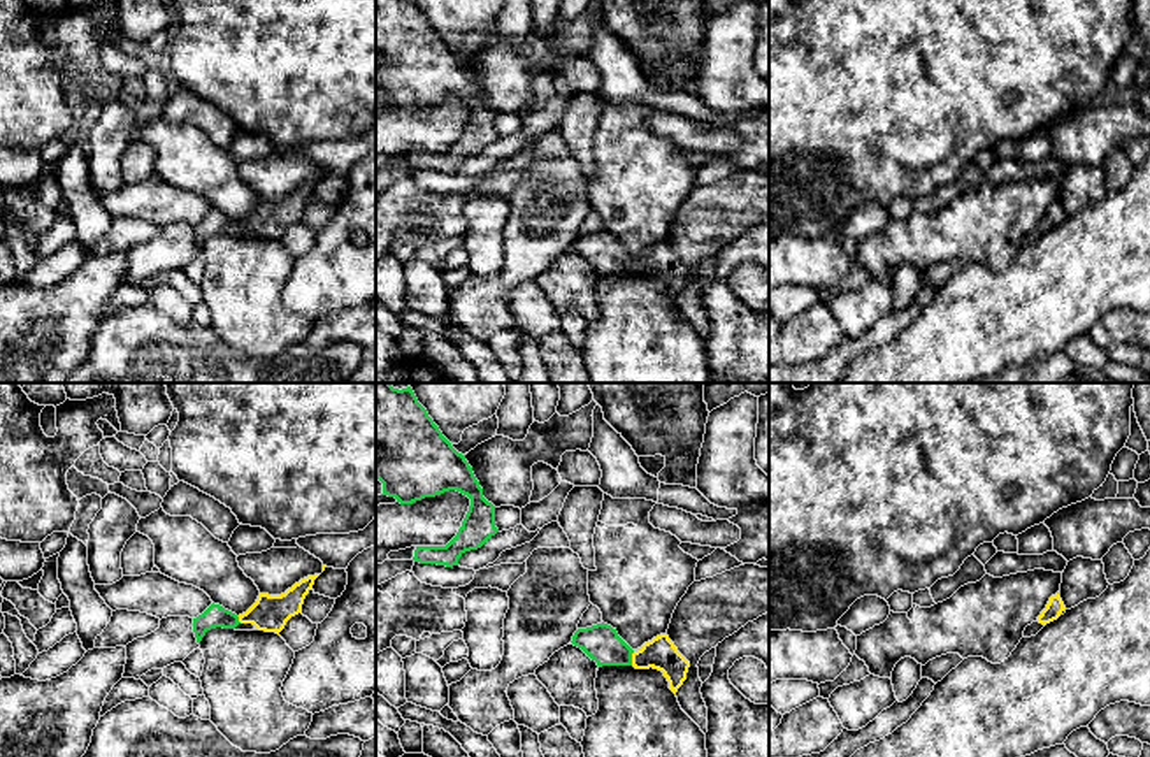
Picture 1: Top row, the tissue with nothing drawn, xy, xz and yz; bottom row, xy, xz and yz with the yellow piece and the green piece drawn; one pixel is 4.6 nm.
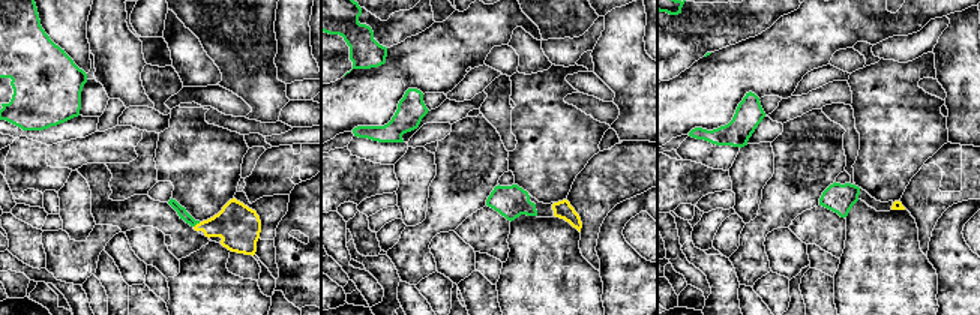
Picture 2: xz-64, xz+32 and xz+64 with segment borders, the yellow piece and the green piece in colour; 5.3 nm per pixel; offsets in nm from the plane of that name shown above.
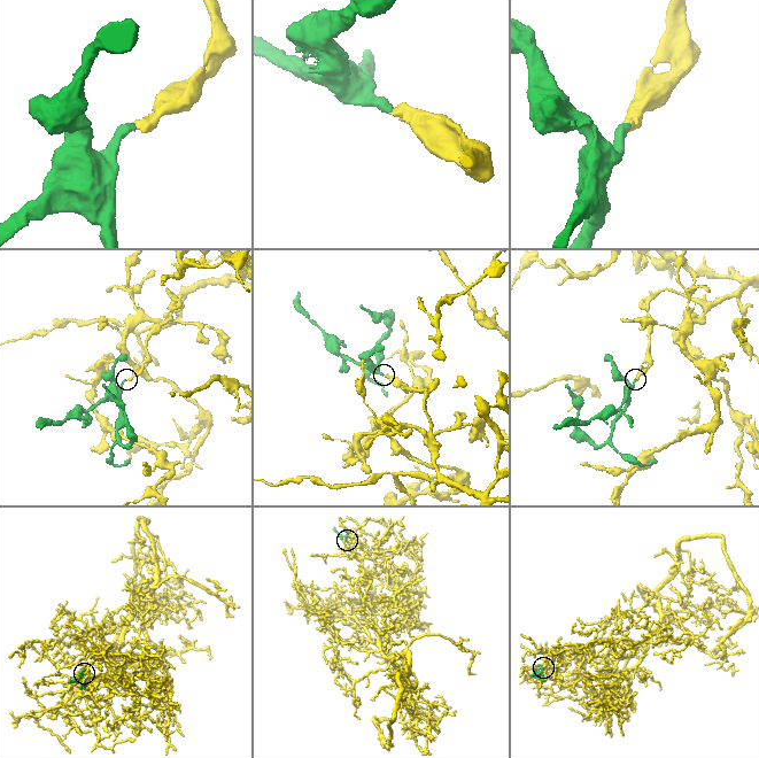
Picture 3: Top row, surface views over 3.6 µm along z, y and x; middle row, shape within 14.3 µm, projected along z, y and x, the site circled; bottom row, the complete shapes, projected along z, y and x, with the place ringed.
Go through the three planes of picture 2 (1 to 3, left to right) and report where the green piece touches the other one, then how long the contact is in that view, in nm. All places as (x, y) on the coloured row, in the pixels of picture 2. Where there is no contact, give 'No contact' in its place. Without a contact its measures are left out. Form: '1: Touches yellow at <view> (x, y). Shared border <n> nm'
1: Touches yellow at xz-64 (197, 224). Shared border 50 nm
2: No contact
3: No contact

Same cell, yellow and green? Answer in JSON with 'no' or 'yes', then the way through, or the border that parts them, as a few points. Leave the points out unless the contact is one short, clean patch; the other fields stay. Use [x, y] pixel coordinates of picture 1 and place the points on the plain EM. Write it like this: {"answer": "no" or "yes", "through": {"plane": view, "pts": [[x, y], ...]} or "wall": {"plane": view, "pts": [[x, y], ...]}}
{"answer": "yes", "through": {"plane": "xz", "pts": [[661, 260], [632, 266], [601, 250]]}}

